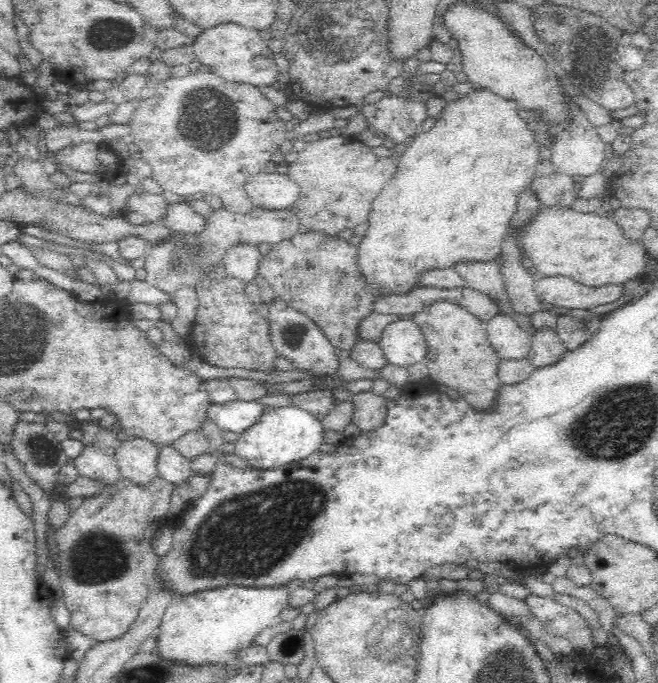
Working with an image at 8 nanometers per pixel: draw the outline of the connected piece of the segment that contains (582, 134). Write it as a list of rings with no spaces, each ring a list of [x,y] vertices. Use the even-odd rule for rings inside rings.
[[[576,108],[574,122],[565,130],[558,132],[549,145],[551,150],[550,168],[563,172],[568,176],[588,176],[600,168],[604,155],[605,142],[600,138],[598,126],[592,125],[587,116]]]

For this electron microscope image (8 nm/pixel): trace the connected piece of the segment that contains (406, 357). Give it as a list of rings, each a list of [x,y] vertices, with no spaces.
[[[398,320],[390,324],[379,343],[389,364],[411,369],[427,360],[427,337],[423,326],[414,320]]]

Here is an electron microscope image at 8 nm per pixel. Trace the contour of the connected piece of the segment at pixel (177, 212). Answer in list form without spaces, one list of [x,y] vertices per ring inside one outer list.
[[[172,202],[162,223],[183,234],[199,235],[207,229],[206,215],[185,202]]]

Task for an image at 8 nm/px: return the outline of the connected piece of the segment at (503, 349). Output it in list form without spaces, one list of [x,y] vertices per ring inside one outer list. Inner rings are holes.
[[[500,315],[486,325],[487,338],[501,361],[527,359],[532,337],[518,326],[514,318]]]

